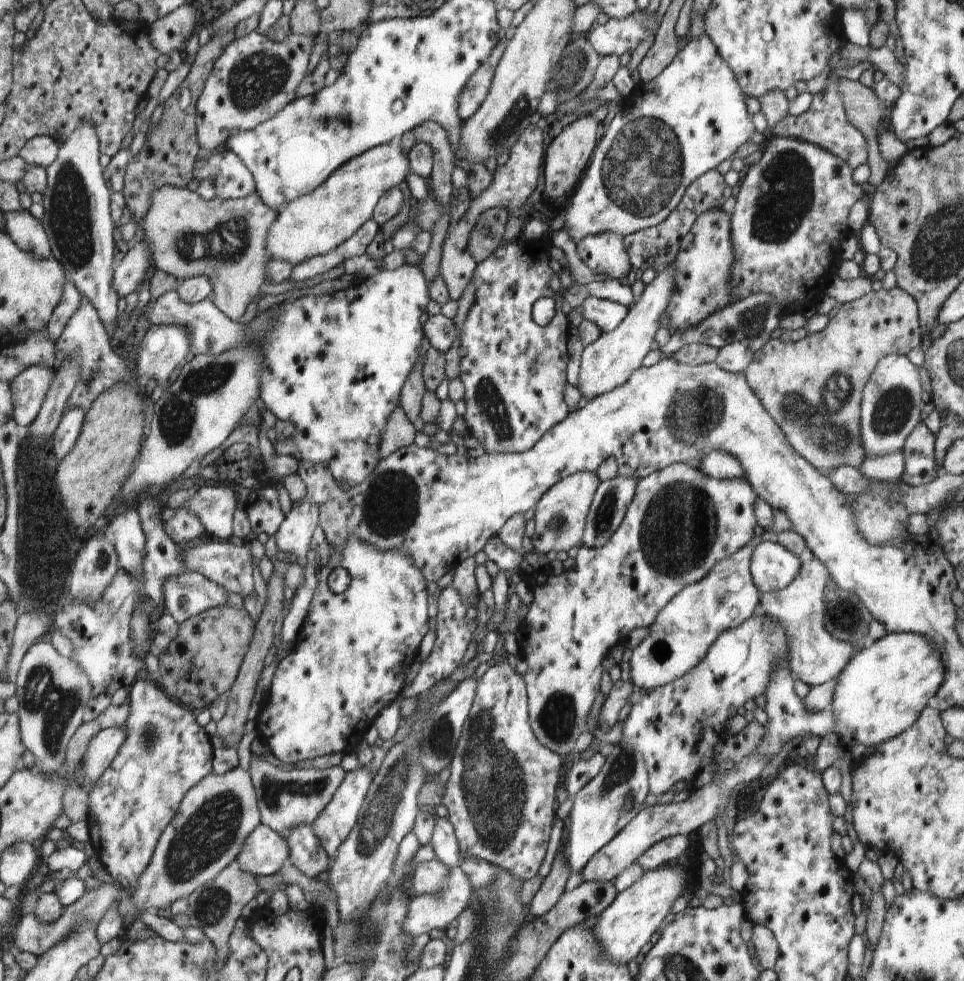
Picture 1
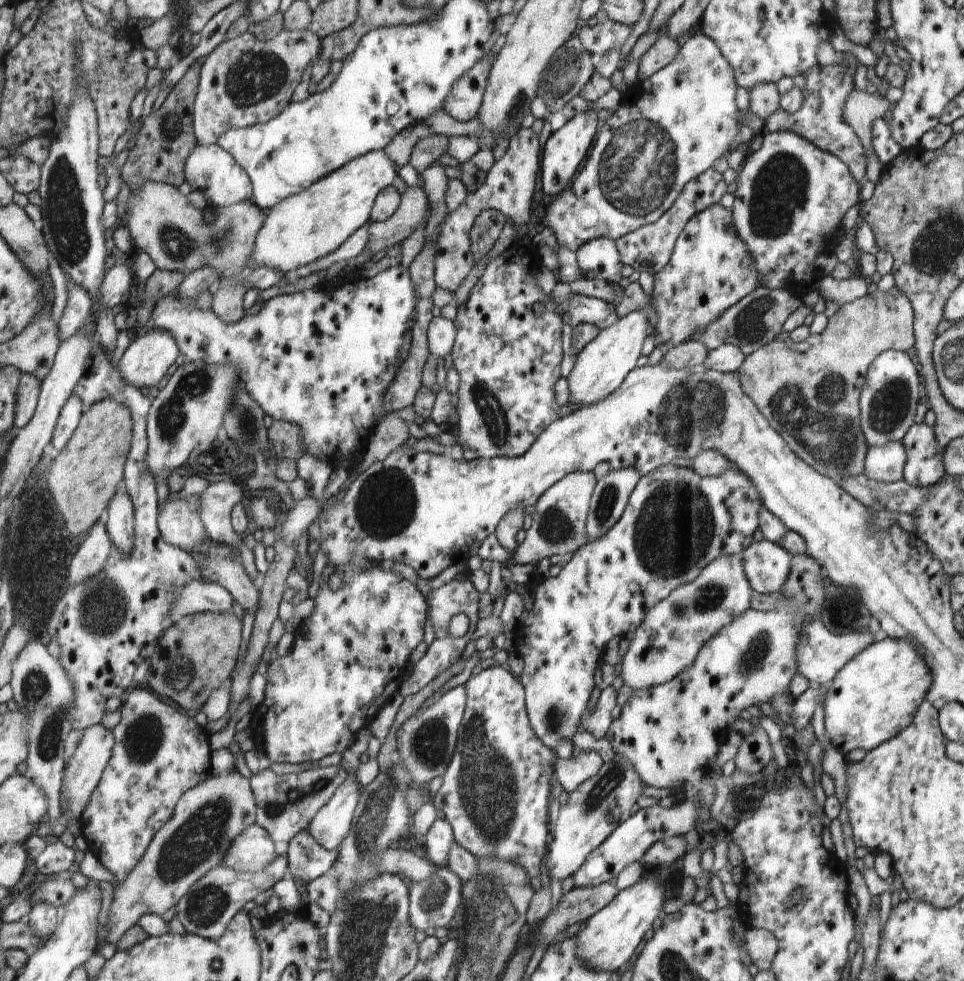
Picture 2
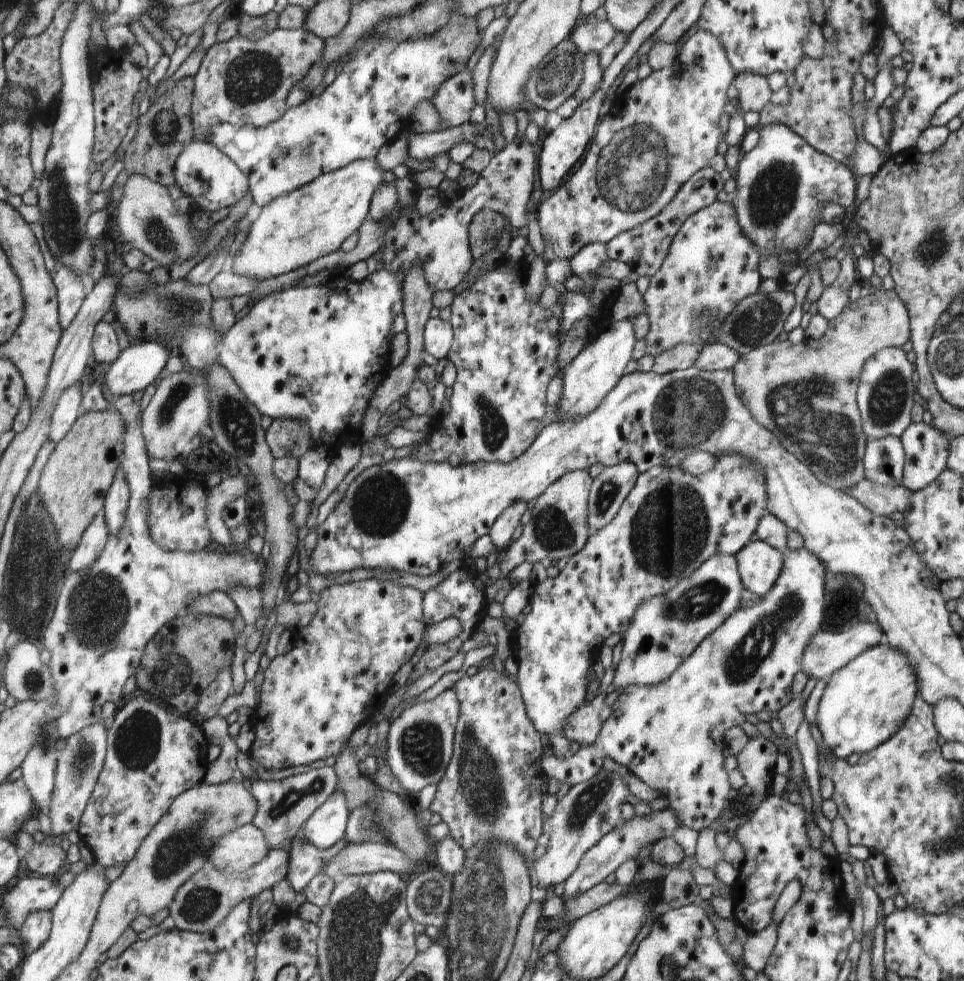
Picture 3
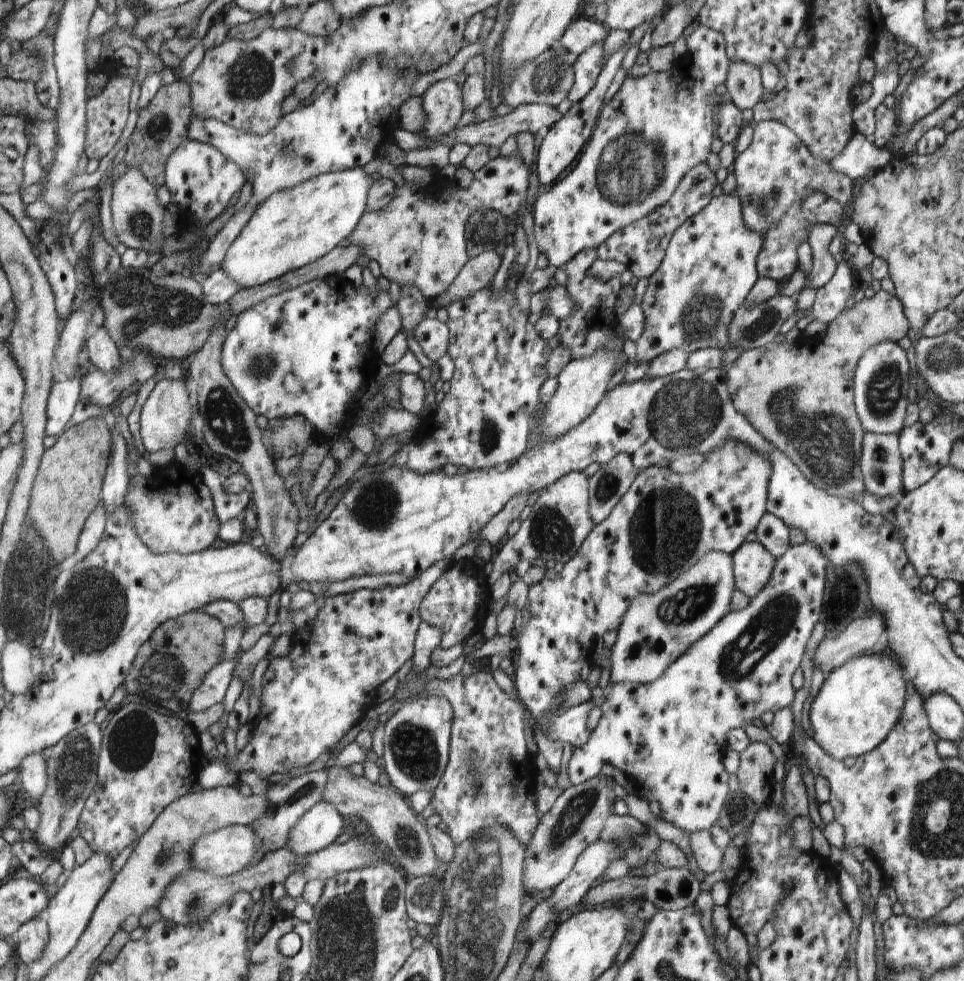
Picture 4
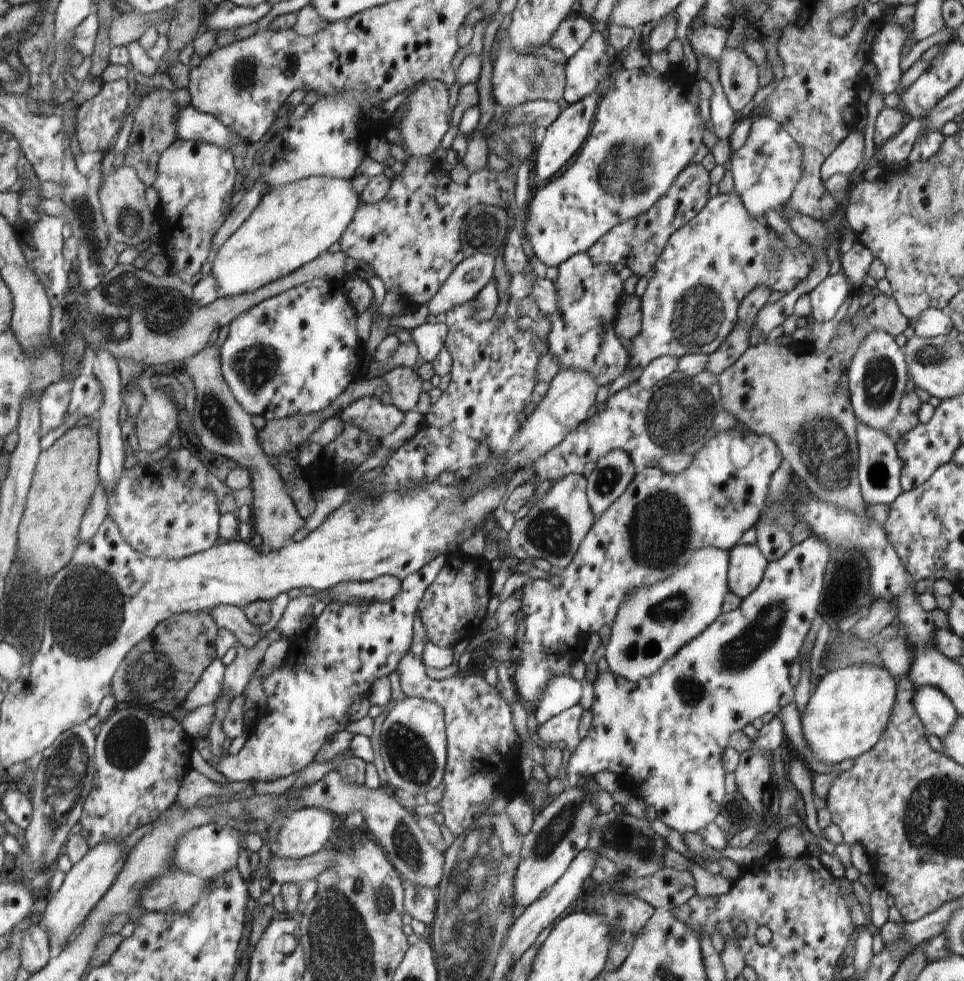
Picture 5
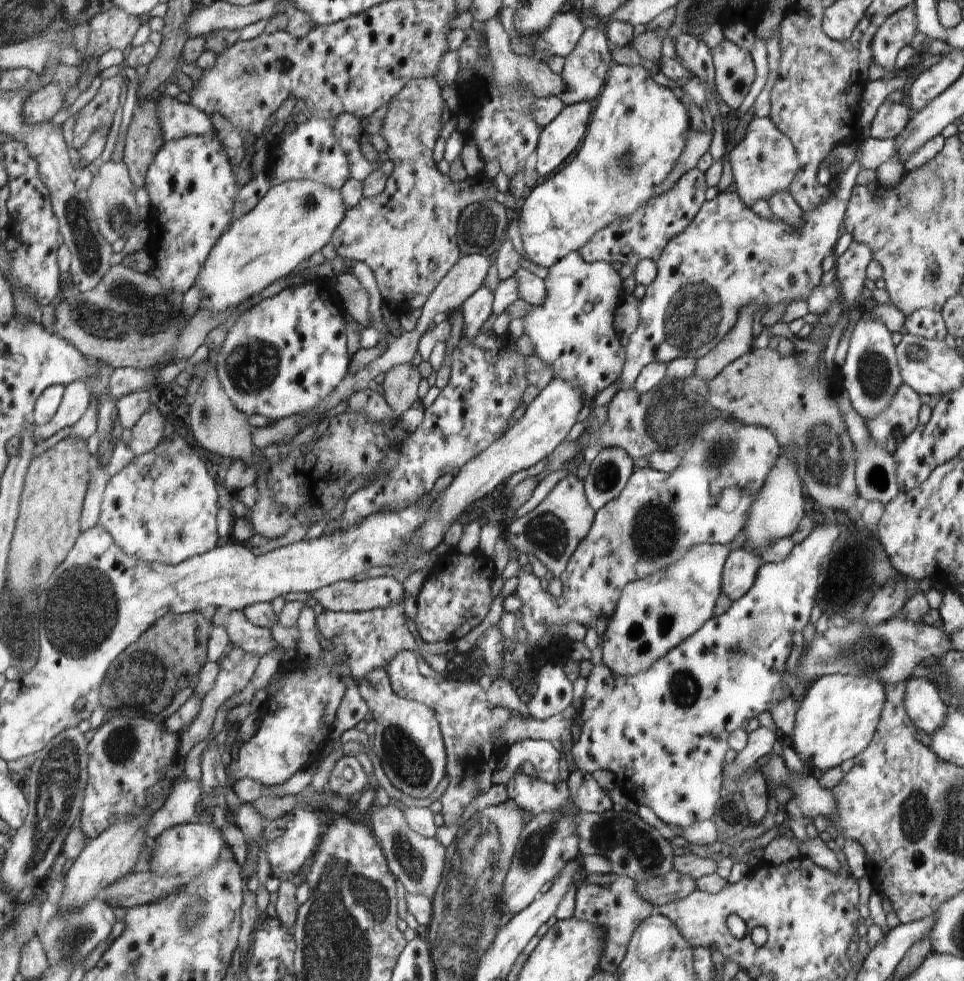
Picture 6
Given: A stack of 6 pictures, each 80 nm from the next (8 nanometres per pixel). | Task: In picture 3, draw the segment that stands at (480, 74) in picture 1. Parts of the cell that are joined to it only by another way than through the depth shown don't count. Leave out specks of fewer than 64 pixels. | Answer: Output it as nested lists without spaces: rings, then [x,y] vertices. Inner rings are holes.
[[[470,69],[461,70],[446,80],[437,88],[431,102],[440,114],[445,127],[457,127],[468,122],[470,110],[474,106]]]

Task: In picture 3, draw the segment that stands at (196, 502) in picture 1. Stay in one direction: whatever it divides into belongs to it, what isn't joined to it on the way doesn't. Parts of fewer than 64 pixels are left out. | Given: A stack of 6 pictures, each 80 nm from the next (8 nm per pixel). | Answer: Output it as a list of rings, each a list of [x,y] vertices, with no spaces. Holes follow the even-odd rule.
[[[243,476],[223,477],[216,485],[208,487],[208,526],[217,546],[233,543],[230,529],[223,519],[223,512],[230,501],[245,497],[249,489],[249,479]]]

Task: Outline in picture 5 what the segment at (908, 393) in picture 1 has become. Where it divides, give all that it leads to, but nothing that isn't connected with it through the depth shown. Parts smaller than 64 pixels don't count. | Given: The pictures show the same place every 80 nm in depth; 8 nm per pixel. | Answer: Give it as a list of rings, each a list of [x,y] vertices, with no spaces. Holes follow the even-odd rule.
[[[882,329],[869,332],[857,346],[847,370],[850,404],[857,420],[871,429],[883,431],[898,412],[908,377],[905,354],[895,338]]]

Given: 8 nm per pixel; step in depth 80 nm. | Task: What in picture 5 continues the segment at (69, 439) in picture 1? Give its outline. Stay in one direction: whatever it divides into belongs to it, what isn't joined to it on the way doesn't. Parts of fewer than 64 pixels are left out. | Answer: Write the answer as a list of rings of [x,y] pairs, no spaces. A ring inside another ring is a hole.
[[[72,379],[50,383],[39,396],[39,417],[41,430],[45,435],[55,430],[63,422],[63,414],[67,411]]]

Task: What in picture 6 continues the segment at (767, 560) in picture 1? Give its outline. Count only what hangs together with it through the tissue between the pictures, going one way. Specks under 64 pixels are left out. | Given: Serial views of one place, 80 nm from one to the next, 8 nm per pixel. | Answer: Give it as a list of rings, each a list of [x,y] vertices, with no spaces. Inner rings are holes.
[[[744,548],[731,550],[723,570],[721,594],[737,601],[754,586],[762,567],[758,555]]]

